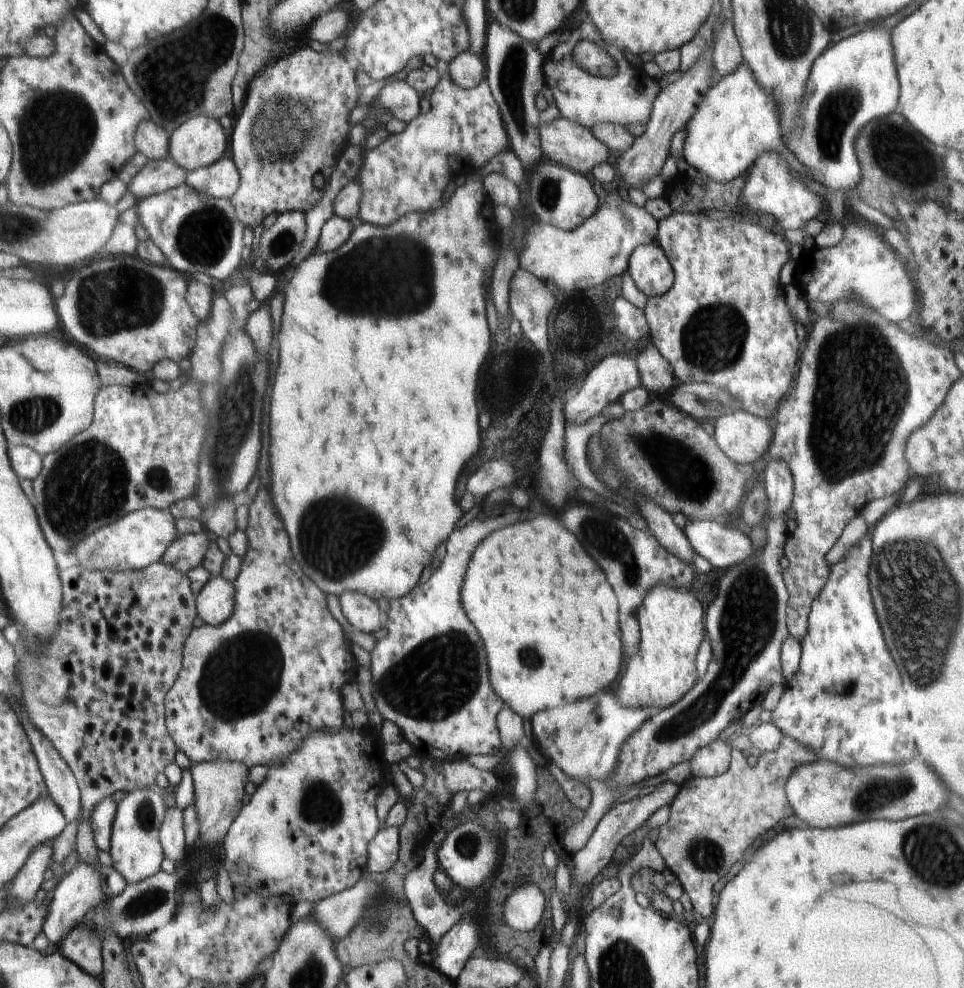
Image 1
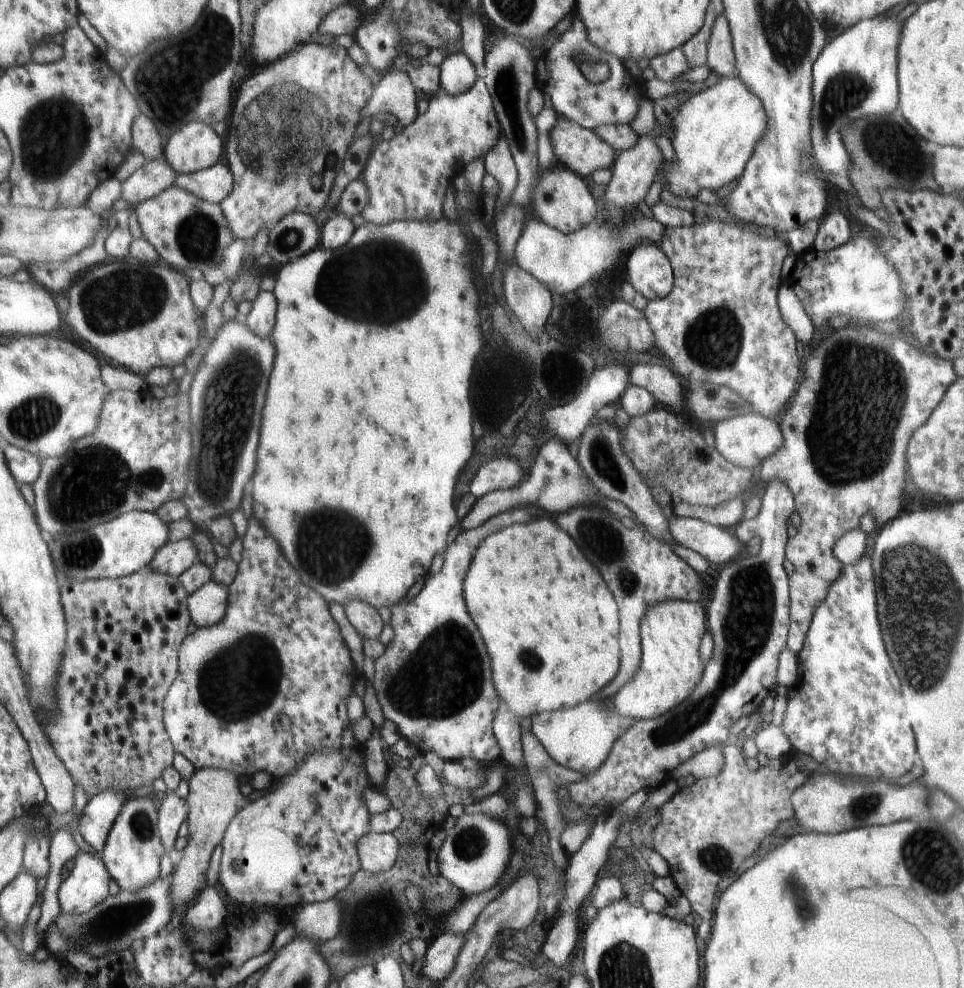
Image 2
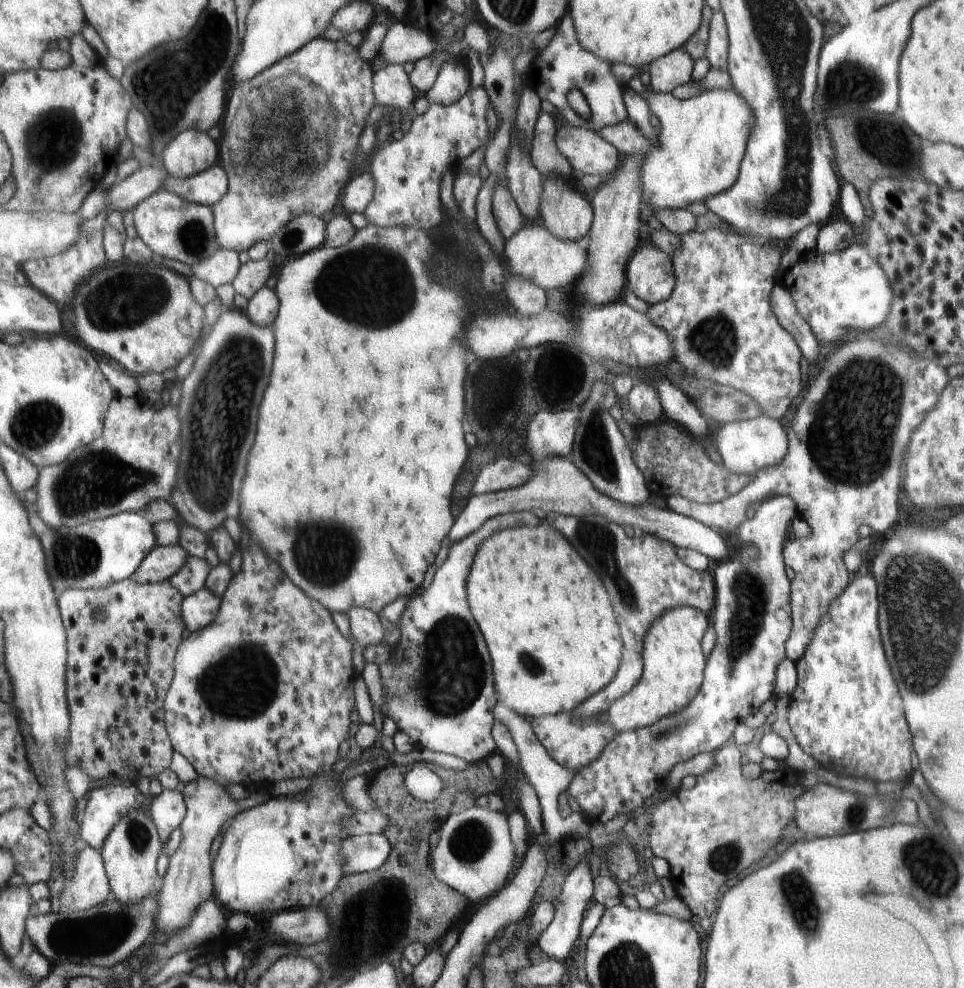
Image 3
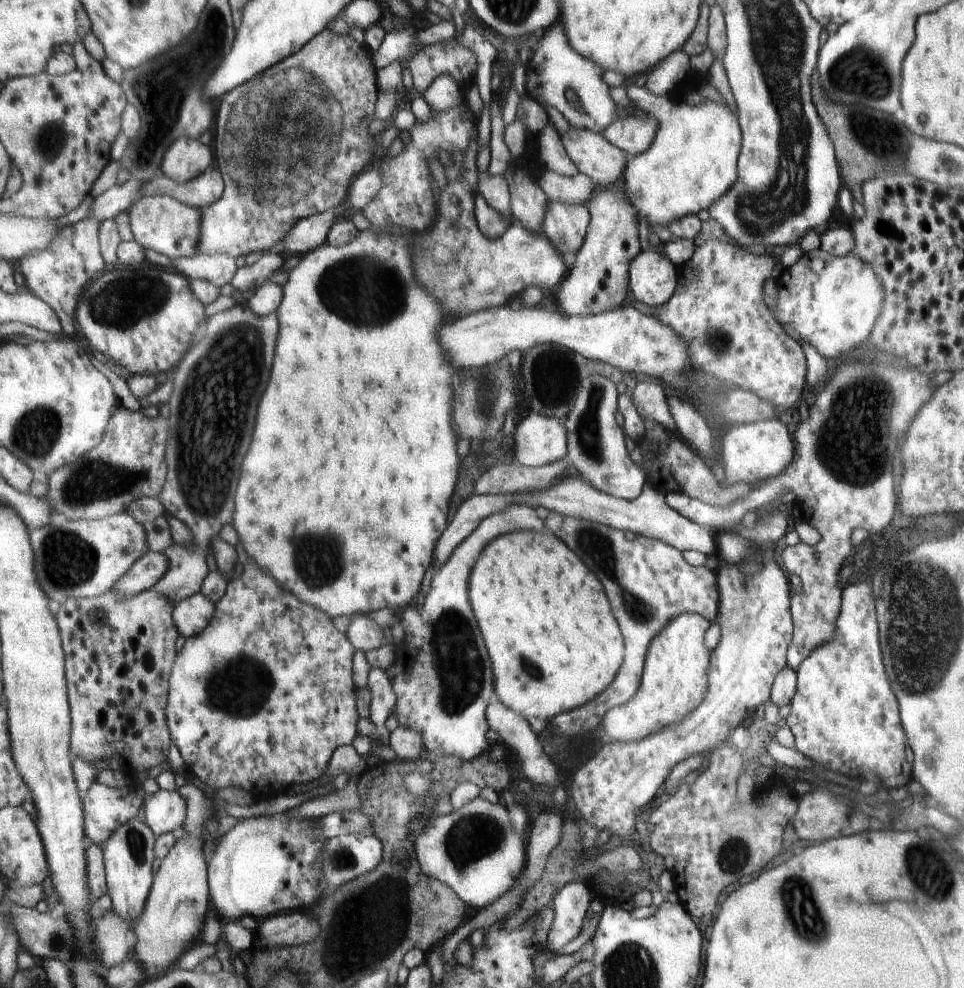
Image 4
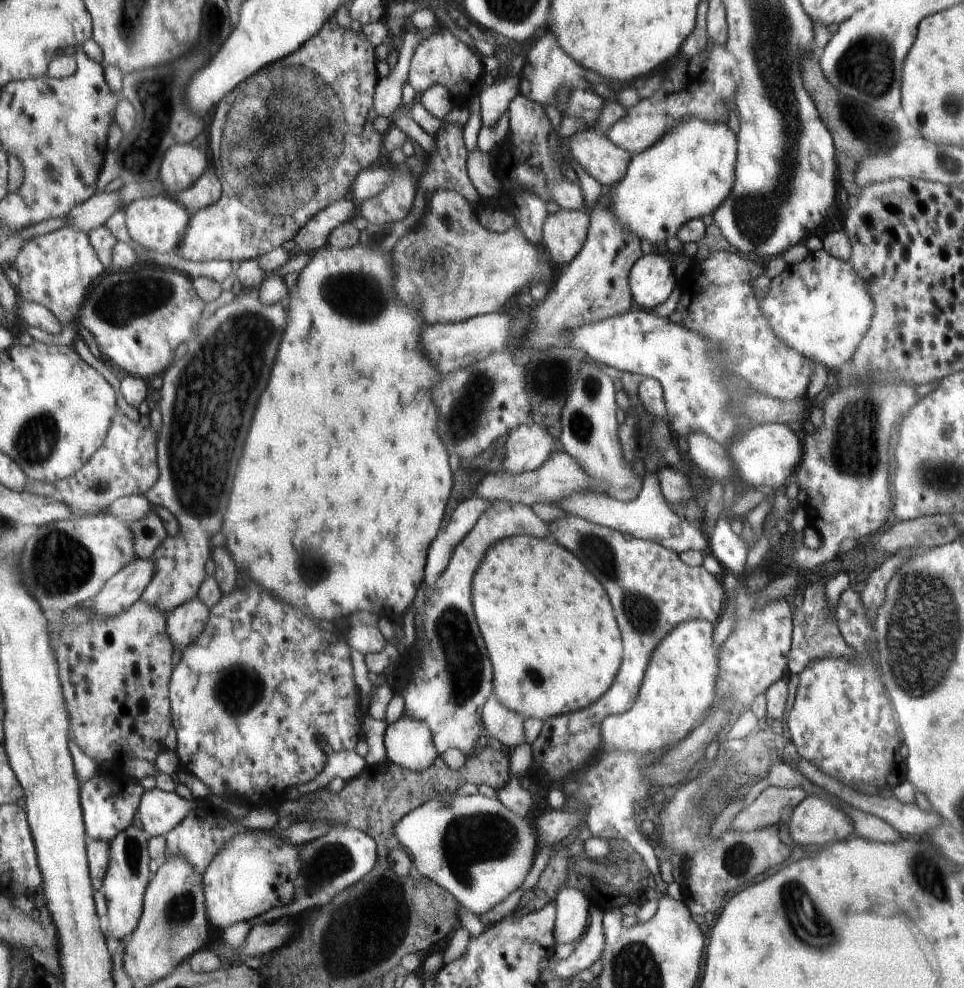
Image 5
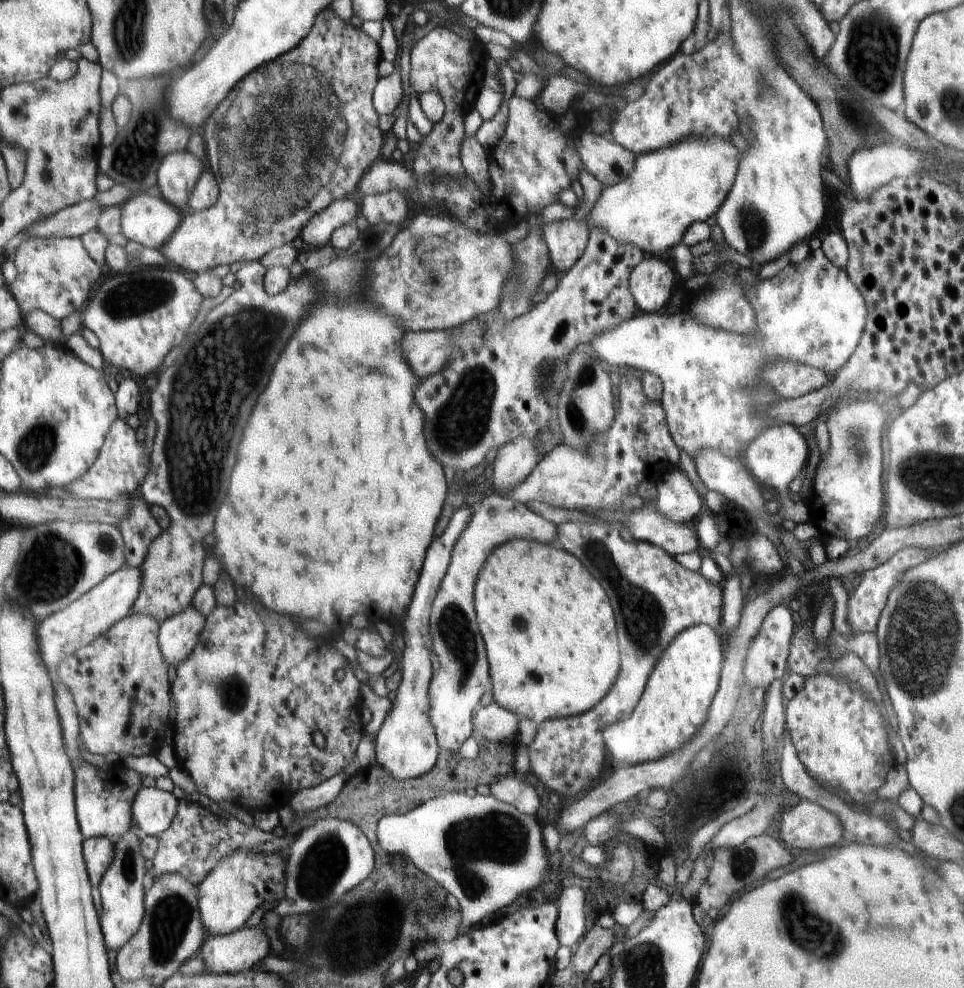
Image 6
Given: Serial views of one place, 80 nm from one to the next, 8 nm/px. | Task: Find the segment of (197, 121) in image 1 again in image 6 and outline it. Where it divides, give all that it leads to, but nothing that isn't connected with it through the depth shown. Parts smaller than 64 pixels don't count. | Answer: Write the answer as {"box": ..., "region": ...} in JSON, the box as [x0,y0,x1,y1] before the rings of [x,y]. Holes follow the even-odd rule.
{"box":[155,150,203,214],"region":[[[187,150],[167,154],[157,170],[155,192],[180,214],[185,214],[189,209],[189,198],[203,172],[202,161]]]}

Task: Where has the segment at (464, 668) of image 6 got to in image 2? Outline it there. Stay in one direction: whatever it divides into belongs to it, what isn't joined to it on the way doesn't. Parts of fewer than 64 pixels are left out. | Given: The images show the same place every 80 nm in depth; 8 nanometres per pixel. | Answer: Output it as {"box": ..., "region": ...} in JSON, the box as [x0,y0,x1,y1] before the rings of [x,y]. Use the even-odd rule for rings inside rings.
{"box":[373,511,512,764],"region":[[[506,511],[489,518],[482,526],[459,533],[443,554],[441,570],[428,578],[424,587],[410,602],[400,602],[391,610],[390,626],[394,640],[385,647],[380,658],[375,660],[373,687],[383,710],[385,720],[396,724],[402,737],[408,739],[418,752],[434,752],[444,761],[461,761],[472,758],[477,764],[491,764],[500,759],[501,750],[493,733],[493,720],[502,702],[494,688],[490,658],[476,623],[468,614],[464,602],[463,582],[478,545],[492,532],[502,530],[502,526],[512,524],[510,513]]]}

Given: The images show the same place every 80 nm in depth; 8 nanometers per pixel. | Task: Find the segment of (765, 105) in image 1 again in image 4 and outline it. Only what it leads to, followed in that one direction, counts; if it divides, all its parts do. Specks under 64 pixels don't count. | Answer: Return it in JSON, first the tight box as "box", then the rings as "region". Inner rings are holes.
{"box":[624,84,743,227],"region":[[[630,84],[627,93],[635,108],[654,116],[656,122],[659,122],[659,131],[651,149],[627,162],[624,192],[627,192],[636,216],[650,227],[656,224],[668,227],[670,222],[682,216],[697,215],[700,210],[708,209],[718,198],[723,198],[738,181],[739,158],[743,150],[743,131],[738,112],[733,112],[726,102],[722,104],[705,99],[702,104],[692,106],[679,100],[675,94],[655,96],[645,87],[640,88],[636,84]]]}

